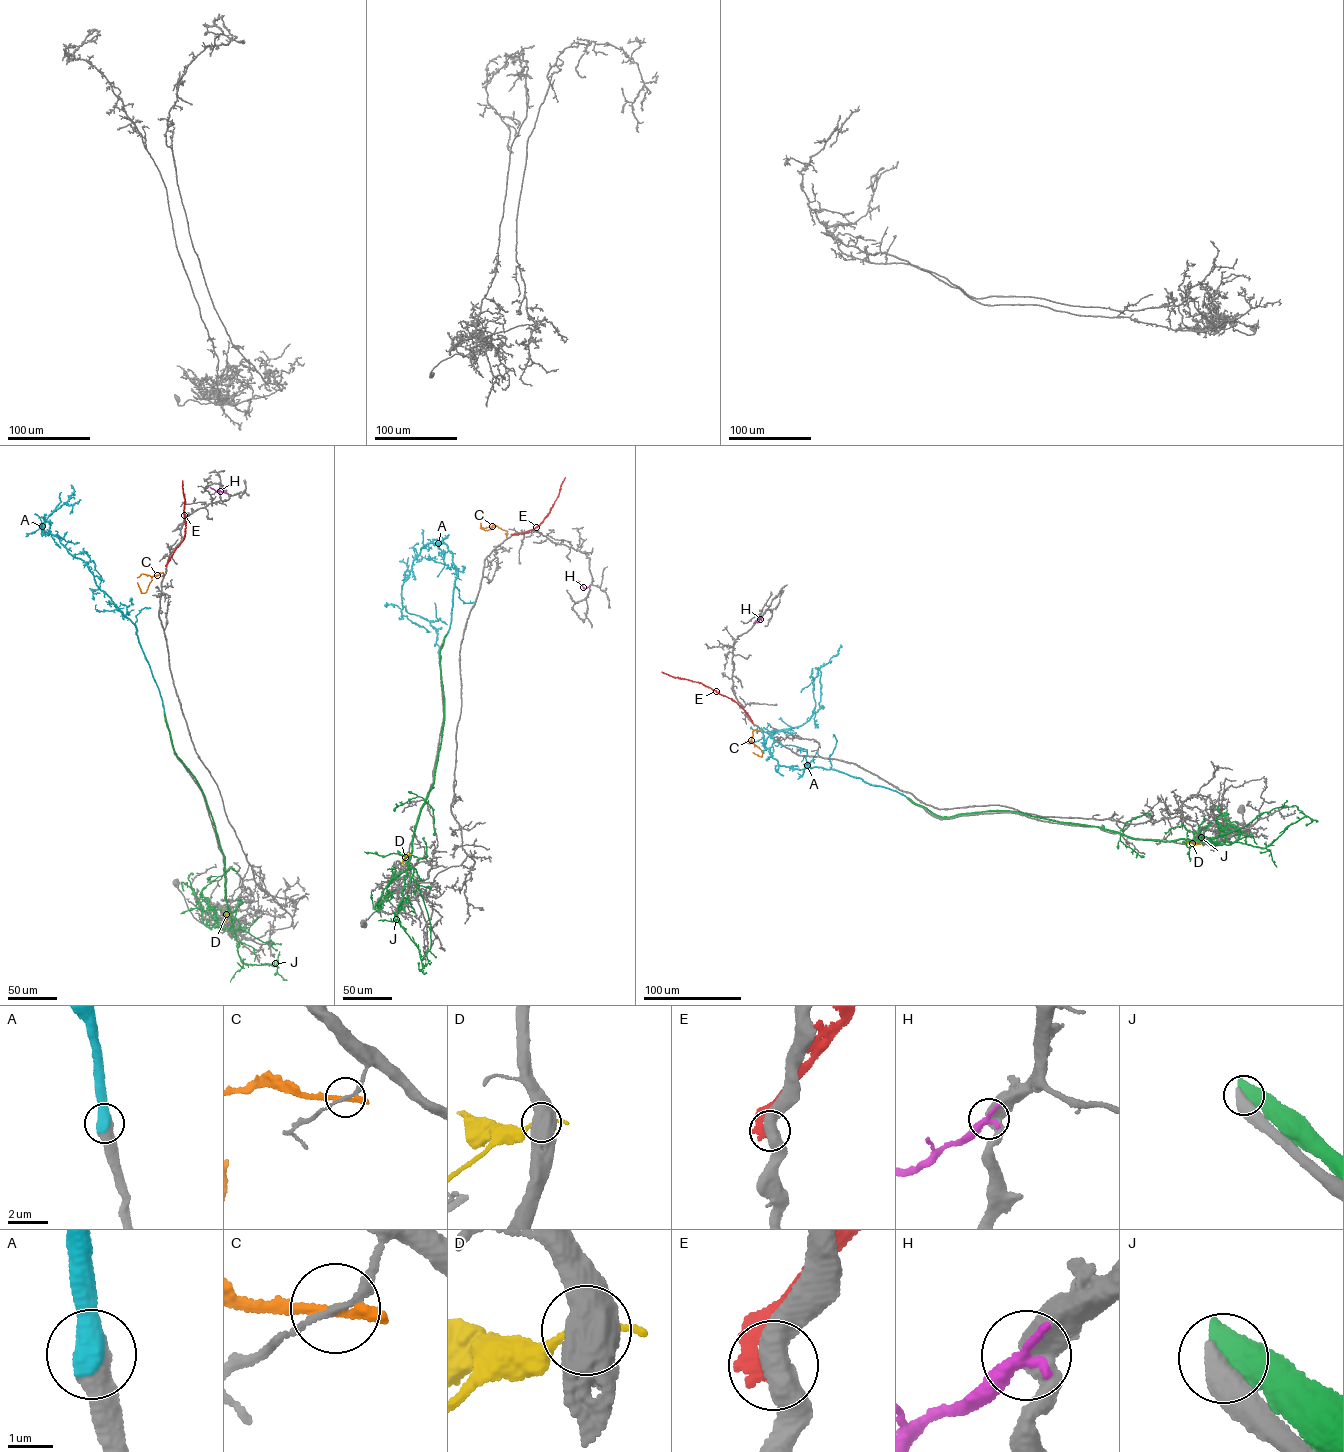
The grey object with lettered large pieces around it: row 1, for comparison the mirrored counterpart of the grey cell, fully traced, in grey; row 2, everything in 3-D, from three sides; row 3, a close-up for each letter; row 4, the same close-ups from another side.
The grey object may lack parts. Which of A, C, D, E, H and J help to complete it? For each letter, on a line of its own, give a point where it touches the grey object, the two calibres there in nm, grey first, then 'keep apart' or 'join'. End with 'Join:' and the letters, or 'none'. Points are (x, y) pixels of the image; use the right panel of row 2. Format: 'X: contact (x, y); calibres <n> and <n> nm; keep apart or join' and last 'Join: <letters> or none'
A: contact (907, 798); calibres 600 and 550 nm; join
C: contact (759, 731); calibres 140 and 300 nm; keep apart
D: contact (1187, 841); calibres 160 and 160 nm; keep apart
E: contact (752, 722); calibres 500 and 400 nm; keep apart
H: contact (759, 619); calibres 440 and 360 nm; keep apart
J: contact (907, 798); calibres 550 and 750 nm; keep apart
Join: A

